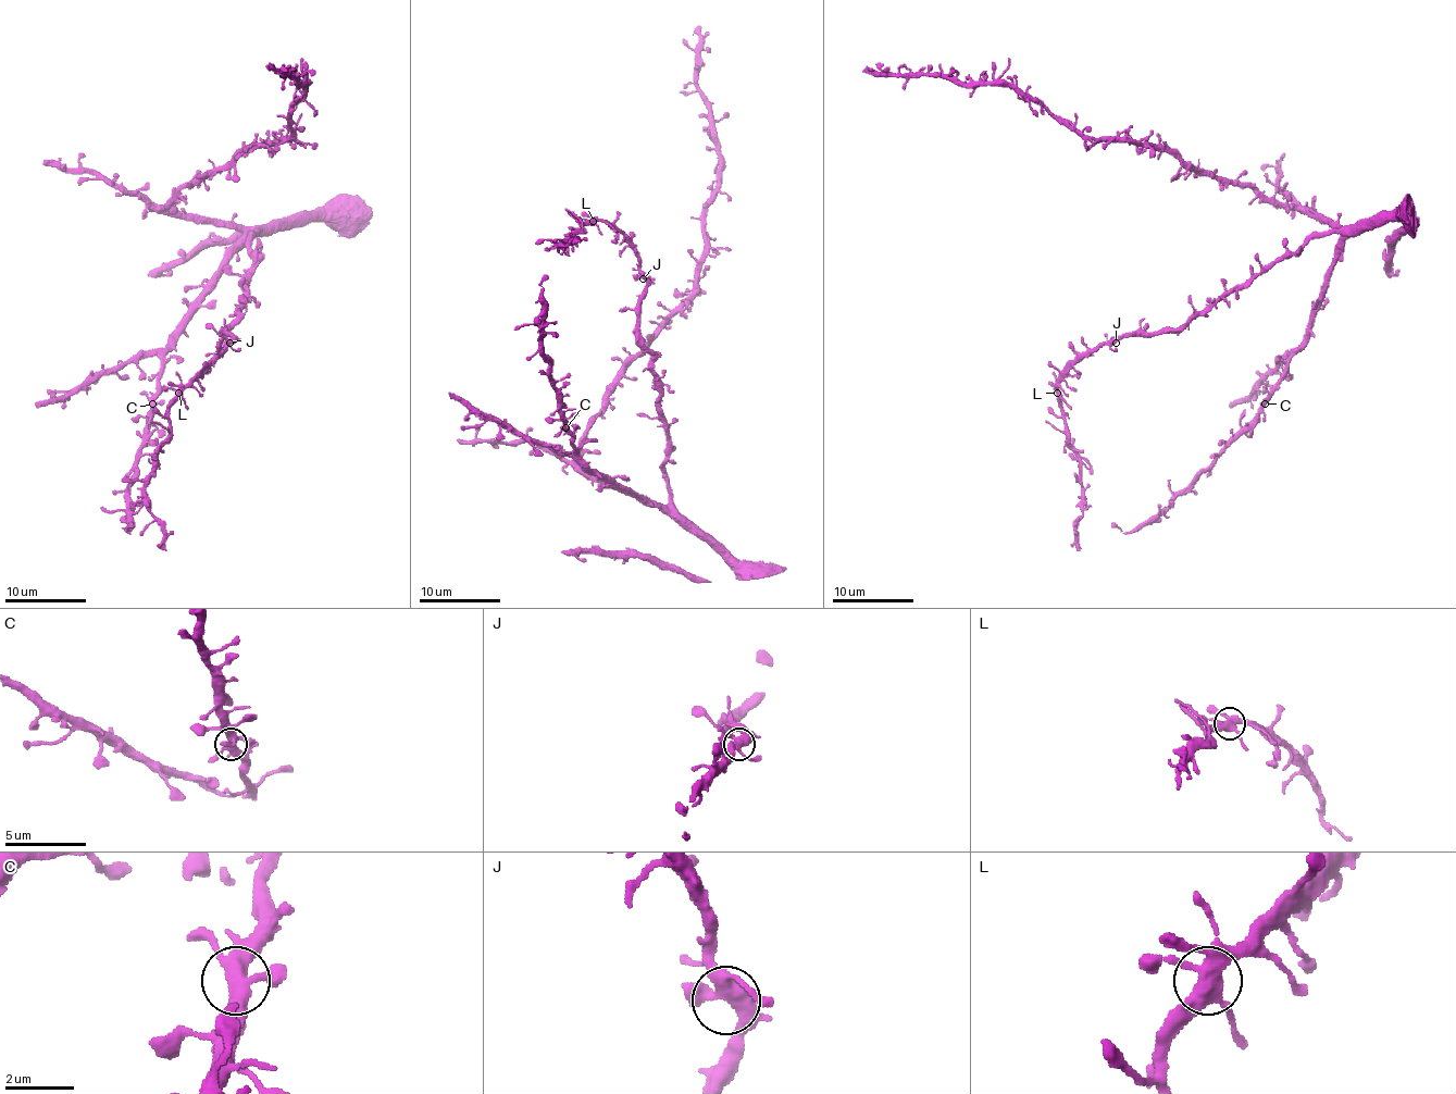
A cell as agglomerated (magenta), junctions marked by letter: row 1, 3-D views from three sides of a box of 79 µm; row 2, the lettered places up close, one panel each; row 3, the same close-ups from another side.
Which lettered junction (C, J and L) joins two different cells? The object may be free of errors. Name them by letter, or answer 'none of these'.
none of these

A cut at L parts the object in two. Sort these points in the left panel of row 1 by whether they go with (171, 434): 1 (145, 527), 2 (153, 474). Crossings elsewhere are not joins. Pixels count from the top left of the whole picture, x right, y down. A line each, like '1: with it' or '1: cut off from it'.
1: with it
2: with it

